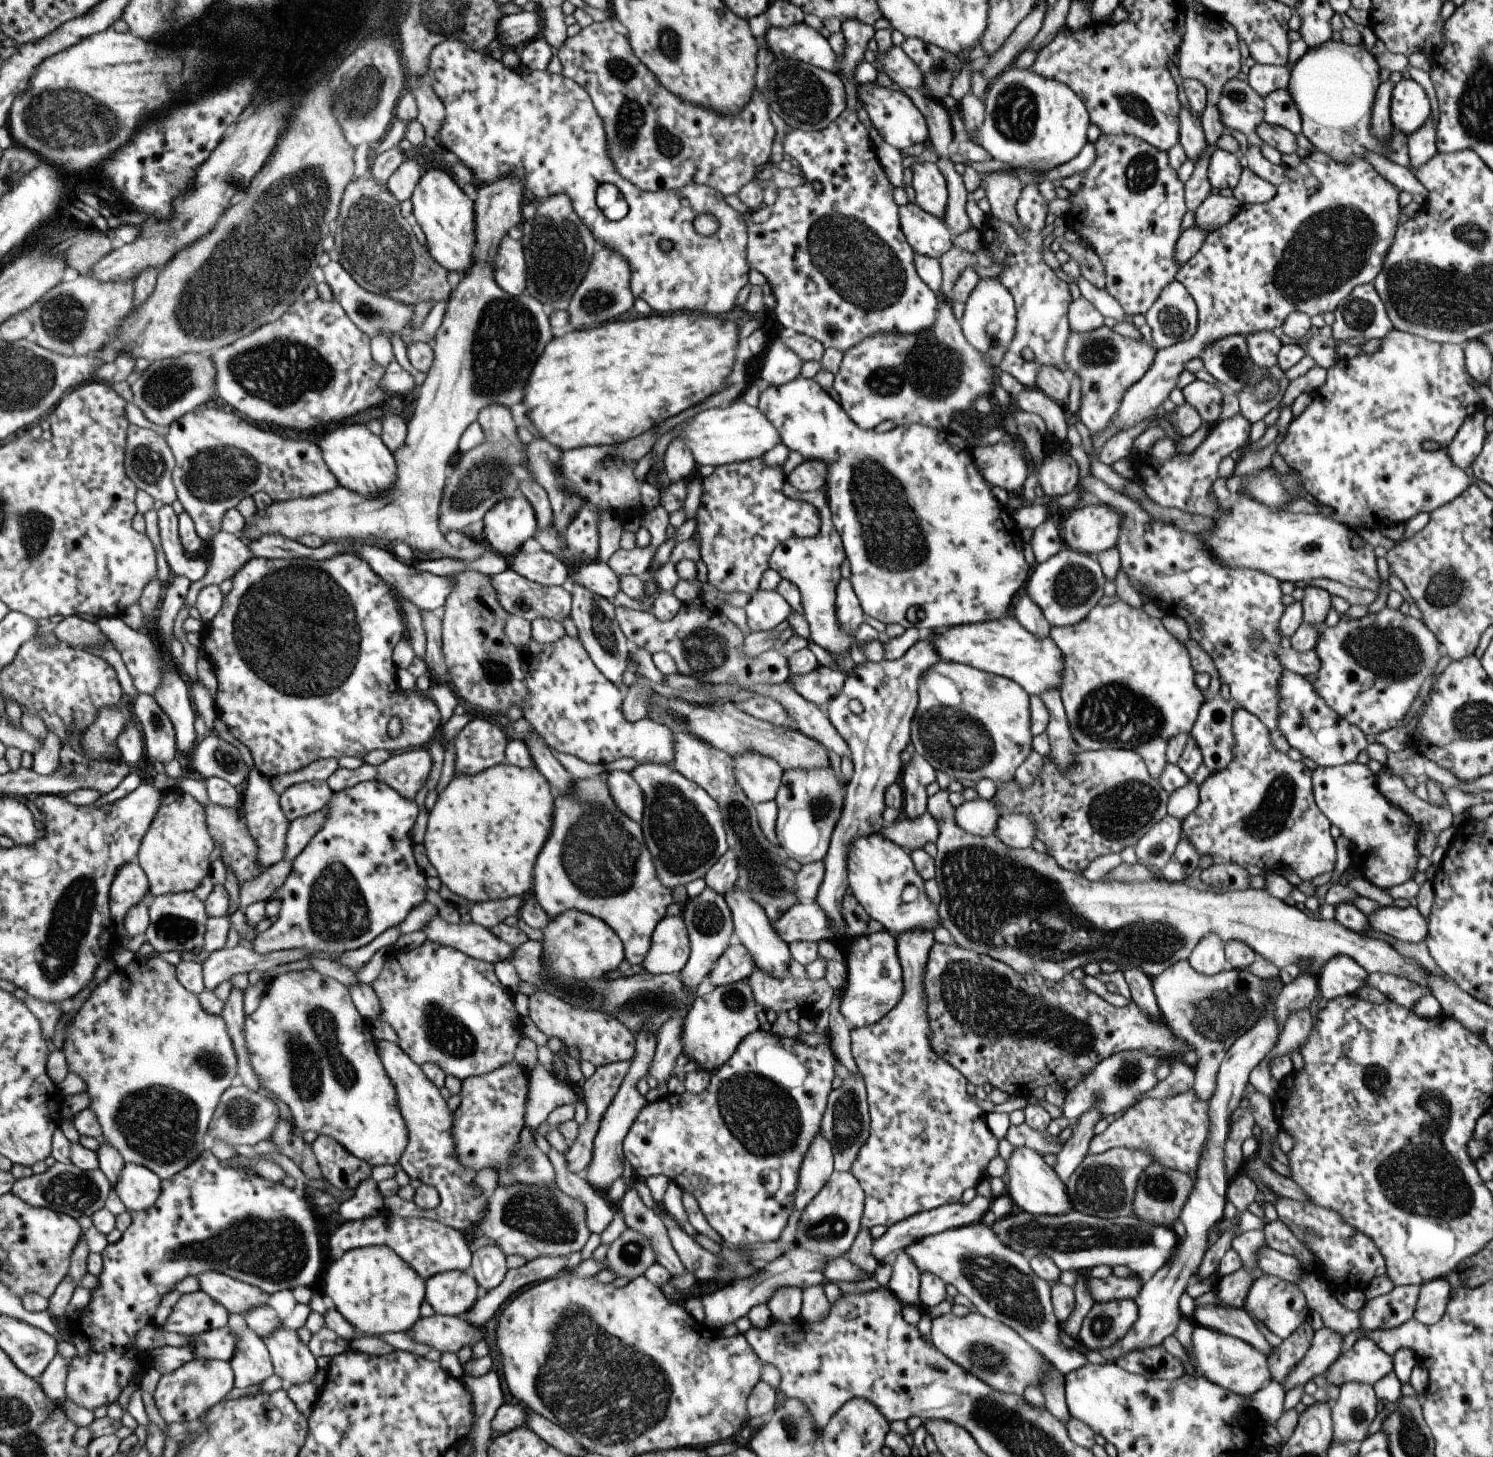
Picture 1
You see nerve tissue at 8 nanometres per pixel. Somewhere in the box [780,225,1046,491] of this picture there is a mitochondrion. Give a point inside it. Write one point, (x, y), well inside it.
(932, 370)

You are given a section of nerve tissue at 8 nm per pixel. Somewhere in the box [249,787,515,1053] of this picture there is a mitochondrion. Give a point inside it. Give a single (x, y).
(338, 910)

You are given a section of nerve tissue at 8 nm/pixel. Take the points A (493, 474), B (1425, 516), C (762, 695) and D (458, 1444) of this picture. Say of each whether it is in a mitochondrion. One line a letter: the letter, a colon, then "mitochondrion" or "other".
A: mitochondrion
B: other
C: other
D: other

